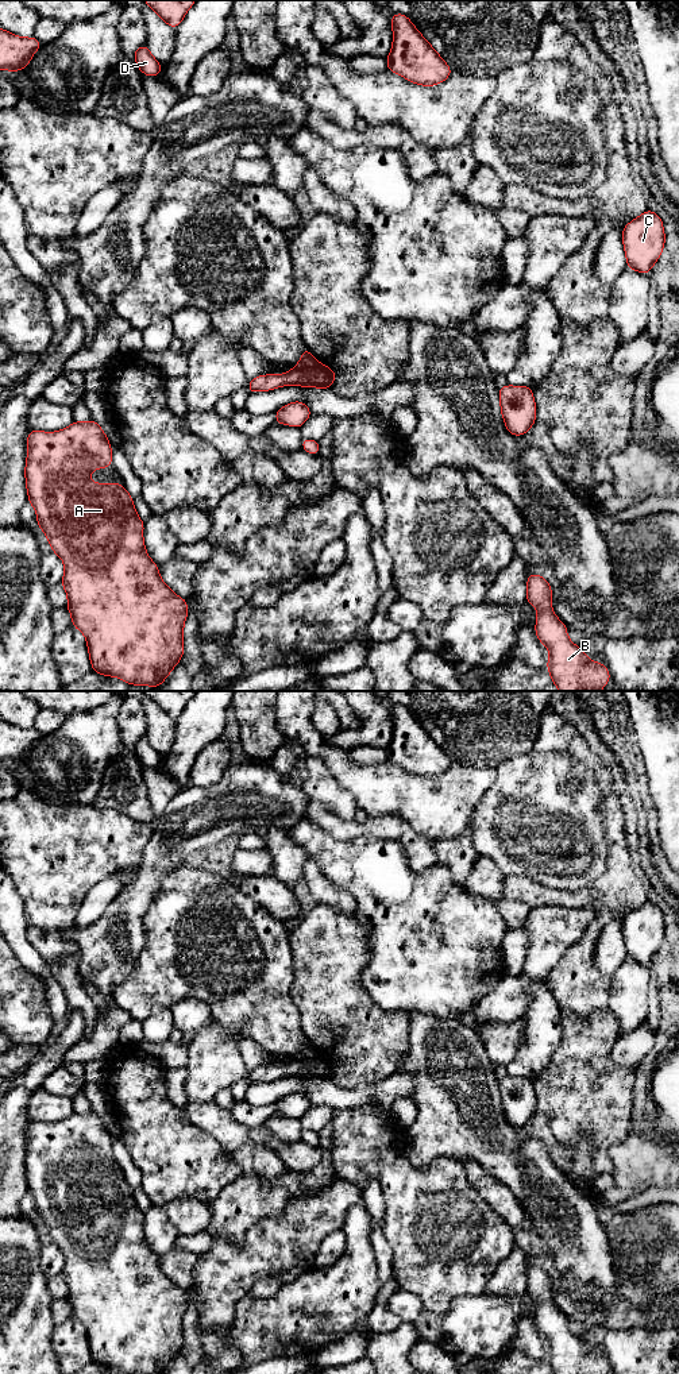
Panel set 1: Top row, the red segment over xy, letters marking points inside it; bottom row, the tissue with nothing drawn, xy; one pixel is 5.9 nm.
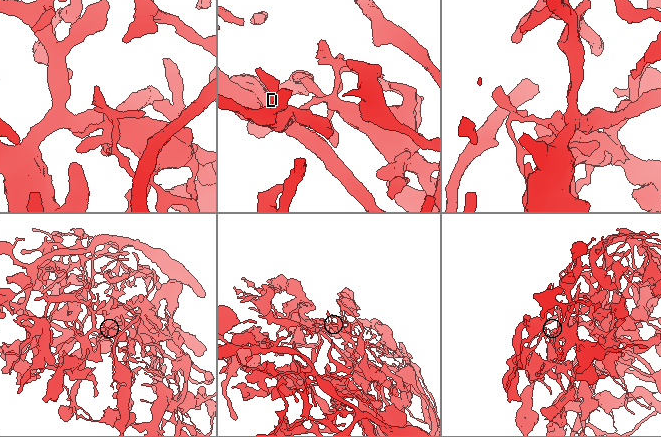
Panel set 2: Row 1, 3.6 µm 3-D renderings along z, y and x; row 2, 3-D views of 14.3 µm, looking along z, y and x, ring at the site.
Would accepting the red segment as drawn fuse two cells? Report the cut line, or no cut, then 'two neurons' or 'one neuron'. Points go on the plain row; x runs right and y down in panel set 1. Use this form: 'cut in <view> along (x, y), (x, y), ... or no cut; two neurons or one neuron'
cut in xy along (297, 1056), (301, 1064), (299, 1075); two neurons

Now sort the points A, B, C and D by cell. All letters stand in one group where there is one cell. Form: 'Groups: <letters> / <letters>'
Groups: A C D / B

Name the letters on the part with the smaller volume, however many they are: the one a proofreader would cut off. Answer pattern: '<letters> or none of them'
B

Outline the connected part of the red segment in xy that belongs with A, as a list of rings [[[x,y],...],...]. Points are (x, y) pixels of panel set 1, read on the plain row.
[[[74,1112],[70,1118],[58,1123],[30,1122],[27,1126],[27,1153],[24,1159],[28,1193],[36,1203],[39,1219],[46,1226],[51,1242],[57,1244],[65,1255],[65,1266],[61,1271],[62,1278],[67,1285],[67,1301],[72,1305],[72,1316],[84,1324],[88,1335],[92,1362],[103,1367],[115,1367],[126,1374],[163,1374],[171,1361],[184,1347],[184,1315],[188,1307],[188,1293],[174,1285],[161,1270],[158,1257],[148,1248],[144,1232],[144,1213],[139,1209],[134,1190],[120,1174],[92,1174],[89,1166],[94,1159],[109,1159],[112,1155],[112,1139],[101,1118],[94,1112]]]

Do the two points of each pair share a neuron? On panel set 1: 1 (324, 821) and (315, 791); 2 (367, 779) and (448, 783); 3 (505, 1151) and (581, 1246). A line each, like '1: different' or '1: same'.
1: different
2: same
3: same

